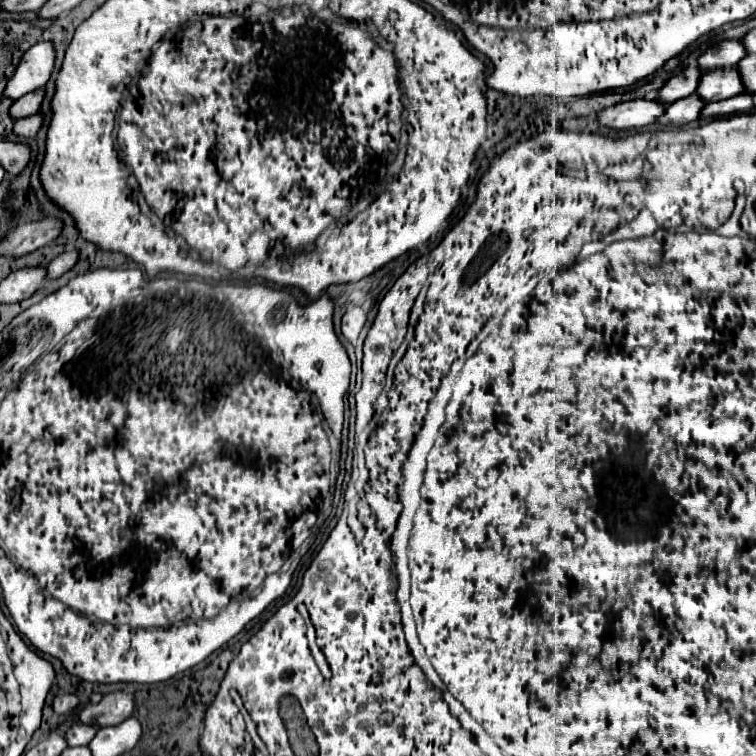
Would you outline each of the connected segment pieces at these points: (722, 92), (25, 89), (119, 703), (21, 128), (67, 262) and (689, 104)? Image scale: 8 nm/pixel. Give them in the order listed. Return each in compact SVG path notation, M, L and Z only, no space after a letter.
M715 69L715 71L707 71L701 75L699 79L699 87L697 87L697 95L705 101L721 101L721 99L729 99L733 95L743 93L743 83L739 79L737 69Z
M39 41L31 49L27 49L15 67L15 73L7 81L7 87L3 95L9 99L19 99L25 93L31 93L35 89L41 89L53 71L55 63L55 51L49 41Z
M115 691L105 695L99 703L89 703L85 705L79 713L77 713L77 721L79 723L87 723L87 725L117 725L121 721L125 721L127 717L131 717L133 713L133 695L125 693L125 691Z
M31 115L31 117L23 117L23 119L17 119L13 123L13 133L19 135L19 137L35 137L39 127L41 127L43 119L41 115Z
M67 251L67 253L61 253L59 257L55 257L49 265L47 265L47 275L45 279L57 279L61 277L63 273L67 273L77 261L77 251Z
M689 95L687 99L677 99L675 103L669 103L659 117L661 125L685 125L695 119L699 119L699 113L703 109L703 101L697 95Z

